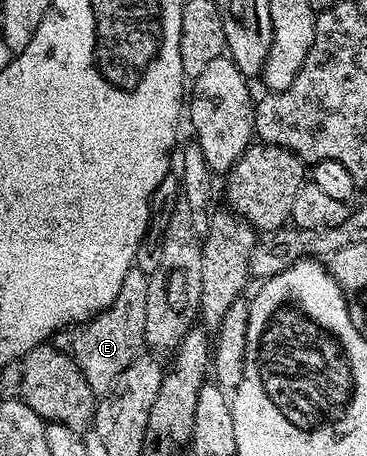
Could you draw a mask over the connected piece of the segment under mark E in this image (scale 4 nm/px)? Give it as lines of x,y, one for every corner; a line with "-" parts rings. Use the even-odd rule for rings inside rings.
137,266
130,268
127,278
123,278
123,286
119,286
119,294
115,294
115,302
111,302
111,306
109,308
104,308
97,316
92,316
90,320
84,321
84,323
82,323
80,327
72,333
73,343
71,355
73,361
75,361
79,366
79,370
83,374
83,378
87,378
87,386
91,386
91,390
94,394
104,394
108,392
109,387
115,382
115,378
119,378
119,374
123,374
123,370
127,370
127,366
131,366
131,362
136,360
139,353
145,348
145,327
147,326
147,286
149,285
149,277
144,271
141,273
139,268
140,267

